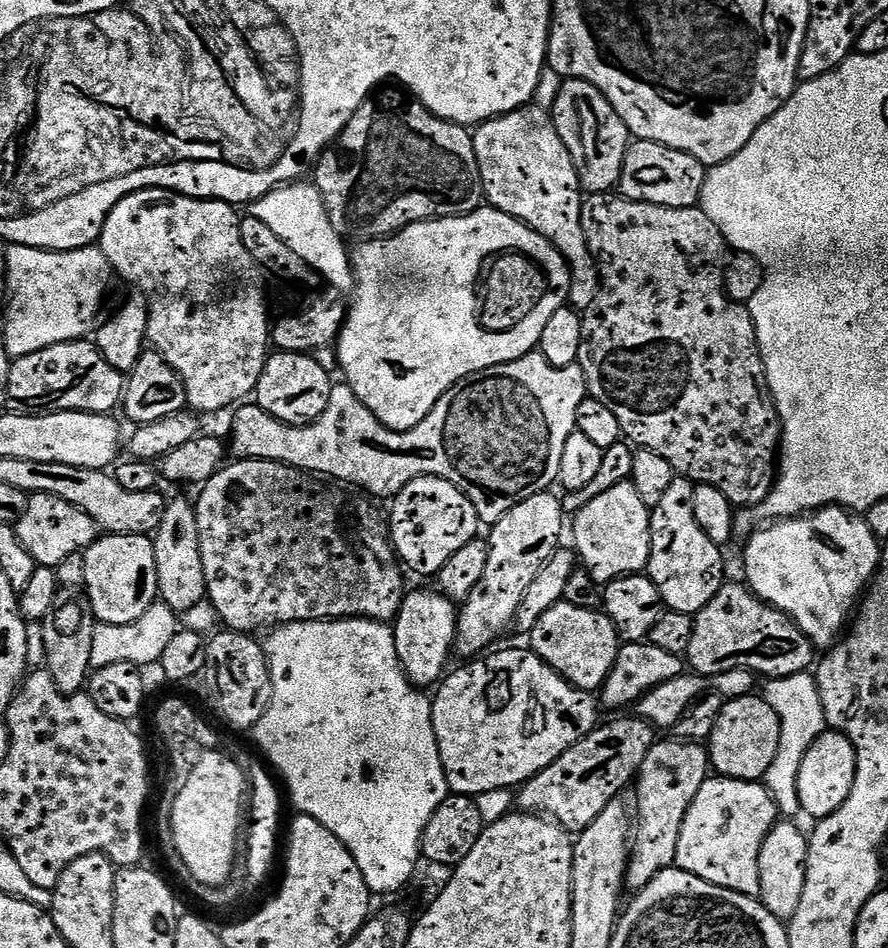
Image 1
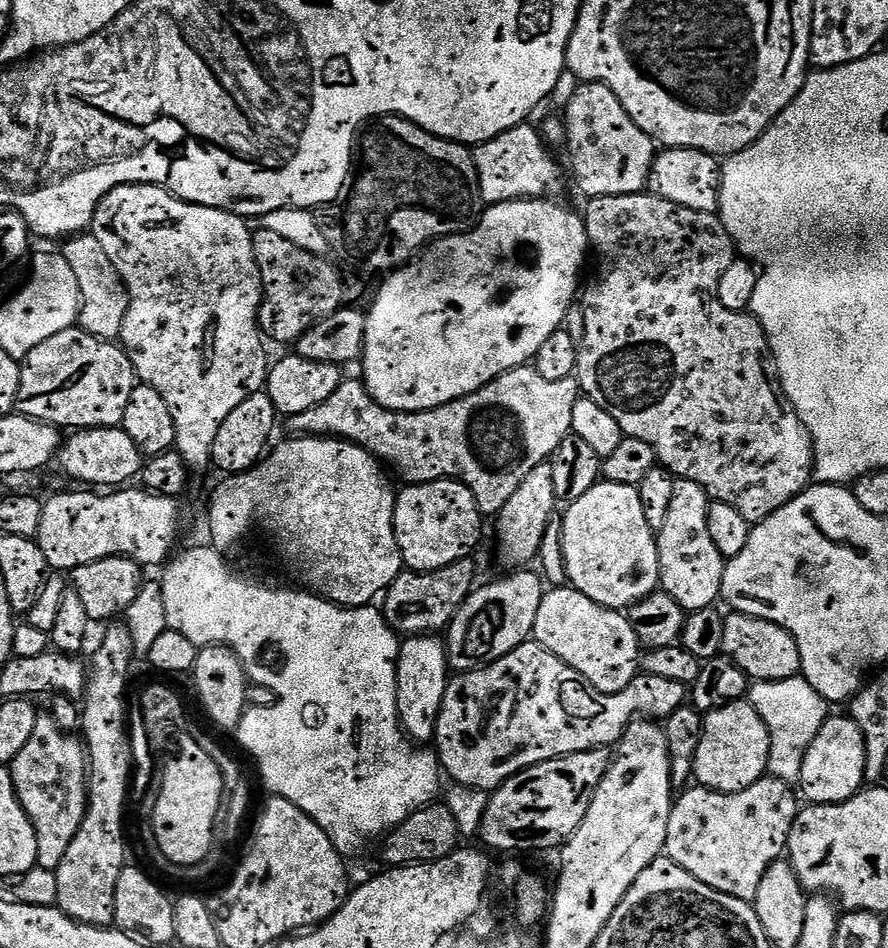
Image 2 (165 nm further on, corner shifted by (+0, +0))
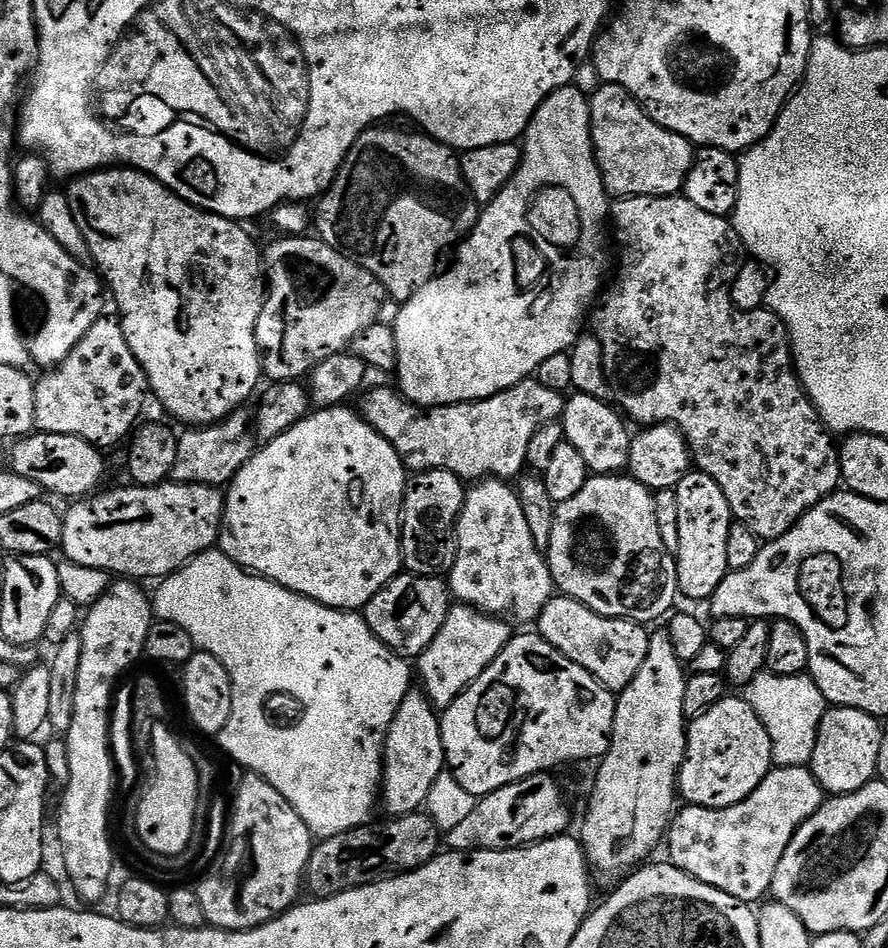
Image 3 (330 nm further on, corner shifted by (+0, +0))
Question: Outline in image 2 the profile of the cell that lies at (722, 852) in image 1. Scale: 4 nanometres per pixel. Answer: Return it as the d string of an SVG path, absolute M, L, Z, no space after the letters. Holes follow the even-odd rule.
M766 774L754 786L737 792L715 792L703 786L684 791L688 790L679 793L672 806L664 843L667 859L722 894L755 901L762 874L785 855L788 846L798 811L793 785Z

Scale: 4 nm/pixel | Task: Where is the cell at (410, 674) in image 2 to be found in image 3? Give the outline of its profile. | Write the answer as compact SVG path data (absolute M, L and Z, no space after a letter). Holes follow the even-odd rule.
M410 690L402 698L398 710L394 714L394 722L390 722L390 730L384 739L384 770L382 773L382 808L388 811L389 817L405 816L411 812L419 812L427 805L428 795L434 782L446 771L444 747L442 746L442 730L437 709L432 707L423 690Z

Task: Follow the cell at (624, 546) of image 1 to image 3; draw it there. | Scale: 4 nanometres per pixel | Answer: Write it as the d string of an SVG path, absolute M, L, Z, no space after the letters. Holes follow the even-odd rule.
M592 474L589 475L586 486L574 494L566 502L556 506L556 517L554 518L554 530L550 530L550 546L546 550L548 569L552 575L552 583L563 595L582 602L590 610L594 610L603 616L622 616L626 620L635 620L636 623L645 626L651 625L651 620L659 616L667 617L673 611L672 603L678 600L678 589L676 587L676 557L662 542L662 534L658 534L658 518L654 518L653 493L646 486L632 479L627 474Z

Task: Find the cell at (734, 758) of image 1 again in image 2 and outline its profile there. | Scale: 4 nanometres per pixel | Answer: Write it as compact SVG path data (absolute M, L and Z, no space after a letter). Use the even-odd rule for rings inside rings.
M747 699L734 702L730 706L722 706L718 710L704 716L702 738L698 742L696 755L696 771L694 780L697 785L712 788L715 792L737 792L746 790L746 786L754 786L769 771L772 759L772 734L767 719L760 717L761 709Z

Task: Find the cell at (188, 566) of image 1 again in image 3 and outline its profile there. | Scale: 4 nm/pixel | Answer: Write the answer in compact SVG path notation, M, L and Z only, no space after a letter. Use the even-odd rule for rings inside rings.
M109 166L103 170L87 173L73 179L66 195L70 202L70 210L74 210L74 218L78 222L78 230L82 230L82 238L86 238L89 257L94 261L103 283L112 291L116 304L120 307L124 333L128 339L132 353L142 366L148 378L148 386L153 397L160 399L160 404L176 420L181 420L184 426L207 426L216 424L231 416L239 408L245 407L248 399L256 392L256 387L262 381L262 365L260 351L256 341L256 319L264 307L266 295L261 273L258 271L258 252L252 249L252 236L247 227L241 226L235 220L227 220L225 216L216 216L205 212L203 208L195 208L176 193L170 191L164 184L148 176L145 172L127 166Z

